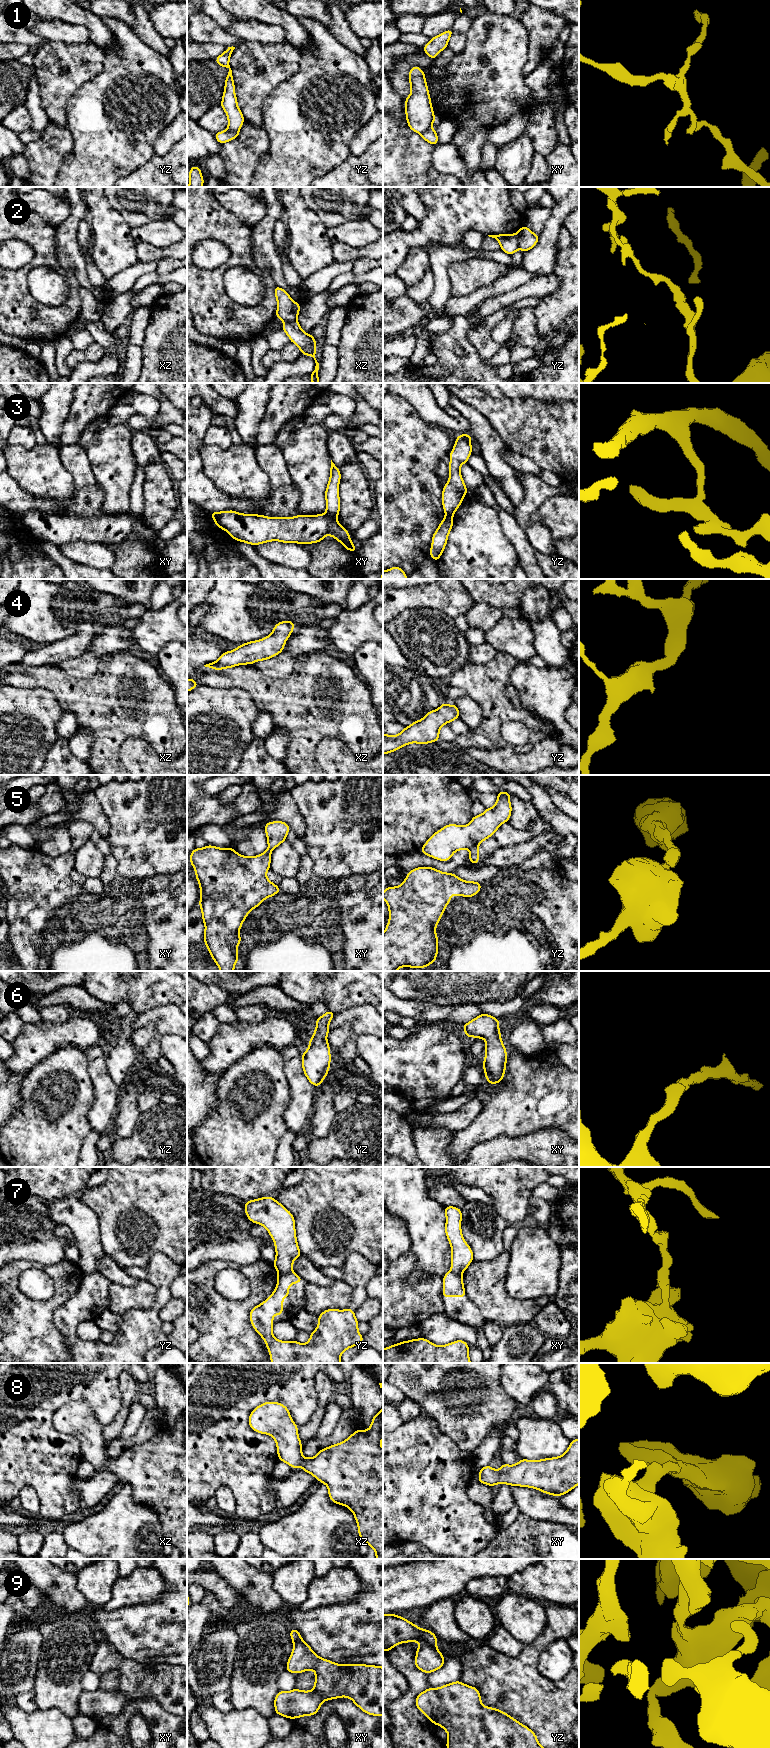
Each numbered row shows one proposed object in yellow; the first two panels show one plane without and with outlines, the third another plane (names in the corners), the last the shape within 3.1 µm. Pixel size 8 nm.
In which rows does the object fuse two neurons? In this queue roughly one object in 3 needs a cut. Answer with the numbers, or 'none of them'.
1, 2, 3, 5, 7

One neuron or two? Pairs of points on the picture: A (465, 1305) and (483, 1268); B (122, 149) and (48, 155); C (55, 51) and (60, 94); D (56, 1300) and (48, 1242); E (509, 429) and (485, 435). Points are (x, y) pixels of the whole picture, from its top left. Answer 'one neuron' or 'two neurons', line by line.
A: two neurons
B: two neurons
C: one neuron
D: two neurons
E: two neurons

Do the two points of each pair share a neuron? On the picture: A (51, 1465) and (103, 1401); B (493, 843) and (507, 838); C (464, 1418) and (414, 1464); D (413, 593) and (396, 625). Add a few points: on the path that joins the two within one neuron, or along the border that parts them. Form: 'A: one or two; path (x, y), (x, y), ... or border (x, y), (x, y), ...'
A: one; path (46, 1438), (46, 1412), (61, 1397), (76, 1396)
B: one; path (496, 842), (504, 838)
C: two; border (431, 1416), (438, 1428), (463, 1450)
D: two; border (426, 607), (407, 608), (393, 619)

